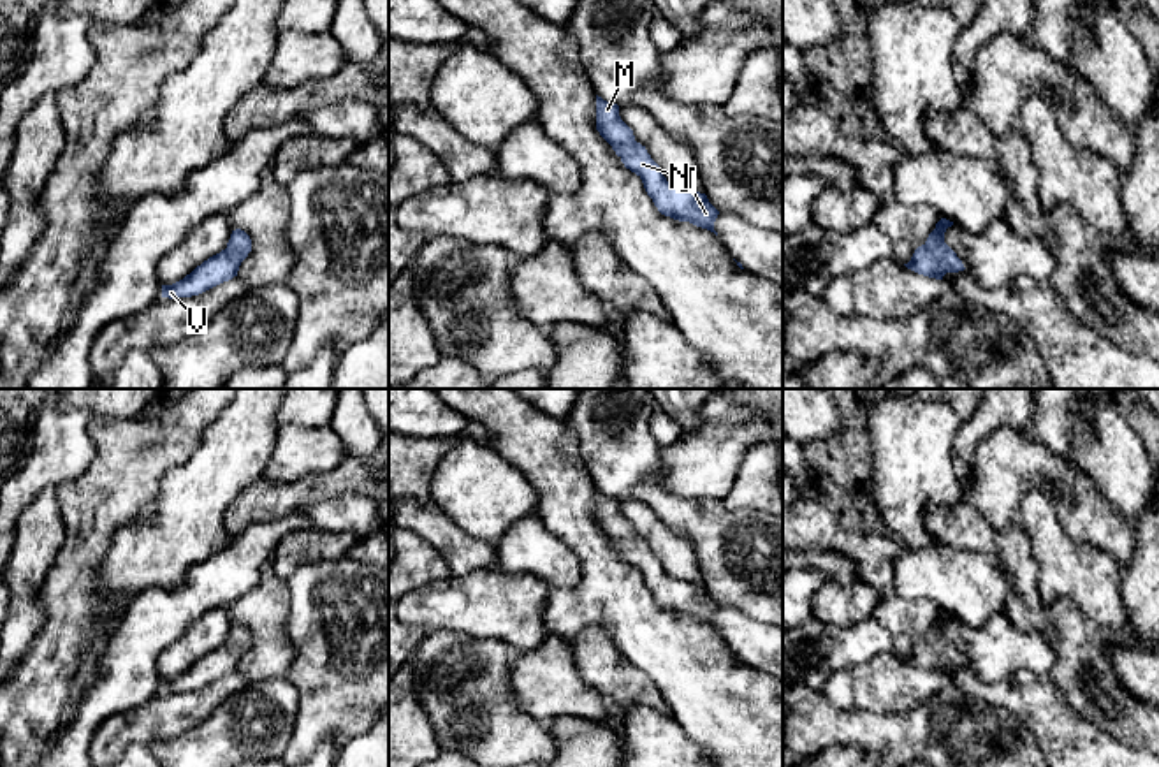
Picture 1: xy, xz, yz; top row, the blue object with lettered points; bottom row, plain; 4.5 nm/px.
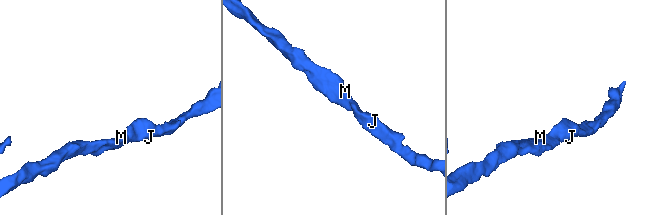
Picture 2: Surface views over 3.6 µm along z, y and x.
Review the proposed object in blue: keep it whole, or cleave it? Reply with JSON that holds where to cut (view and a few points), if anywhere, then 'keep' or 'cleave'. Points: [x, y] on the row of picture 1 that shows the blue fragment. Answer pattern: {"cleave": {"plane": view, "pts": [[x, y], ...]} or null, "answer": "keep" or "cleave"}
{"cleave": null, "answer": "keep"}

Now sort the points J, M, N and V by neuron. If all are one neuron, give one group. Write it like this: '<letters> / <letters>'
J M N V

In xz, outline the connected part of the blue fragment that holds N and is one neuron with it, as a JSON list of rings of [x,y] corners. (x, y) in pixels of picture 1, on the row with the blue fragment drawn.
[[[596,95],[596,130],[612,146],[626,169],[635,172],[658,211],[679,222],[714,230],[719,211],[705,194],[670,183],[645,146],[635,141],[633,130],[621,120],[619,106]]]

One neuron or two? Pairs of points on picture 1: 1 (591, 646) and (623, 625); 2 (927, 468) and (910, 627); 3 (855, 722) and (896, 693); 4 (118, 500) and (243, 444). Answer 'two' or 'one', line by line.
1: two
2: two
3: two
4: two

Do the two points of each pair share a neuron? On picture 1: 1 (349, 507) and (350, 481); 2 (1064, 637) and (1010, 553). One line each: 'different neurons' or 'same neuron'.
1: different neurons
2: same neuron

